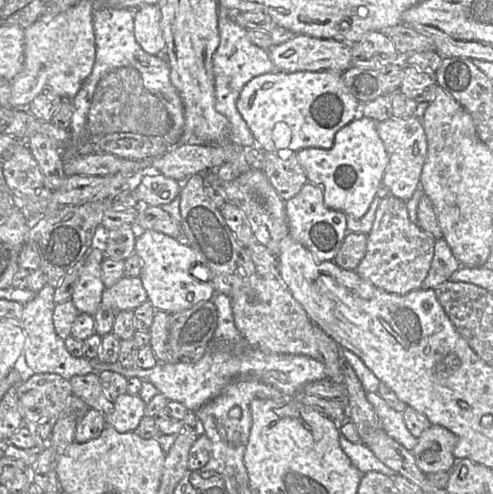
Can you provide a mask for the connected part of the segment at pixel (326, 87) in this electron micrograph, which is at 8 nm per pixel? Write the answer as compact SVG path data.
M278 71L256 76L245 84L236 106L260 149L278 153L281 158L288 158L304 148L331 148L336 132L355 119L356 111L361 104L346 88L340 76L341 74L329 71L293 73Z

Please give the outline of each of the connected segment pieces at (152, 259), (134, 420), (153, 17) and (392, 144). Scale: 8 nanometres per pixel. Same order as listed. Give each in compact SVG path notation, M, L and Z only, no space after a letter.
M144 230L136 237L135 253L140 257L140 279L148 300L155 310L174 314L192 306L213 300L215 289L212 280L195 278L191 270L198 263L196 252L186 243L155 230Z
M125 394L114 401L112 412L105 416L106 425L119 433L134 432L145 416L146 404L140 395Z
M144 5L134 10L136 42L150 55L156 55L165 47L160 20L161 13L157 5Z
M389 118L377 122L377 132L389 156L389 164L382 178L390 194L408 201L420 185L422 169L427 157L427 137L420 118Z

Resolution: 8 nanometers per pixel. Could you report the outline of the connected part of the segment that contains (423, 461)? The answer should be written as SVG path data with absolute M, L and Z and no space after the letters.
M432 424L417 438L411 453L425 474L450 472L456 463L453 455L456 443L457 437L451 431Z

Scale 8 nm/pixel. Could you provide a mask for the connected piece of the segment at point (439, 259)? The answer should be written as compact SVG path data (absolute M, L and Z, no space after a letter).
M443 237L435 240L434 256L421 288L435 290L437 286L450 280L451 275L460 267L461 263L455 258L446 240Z

